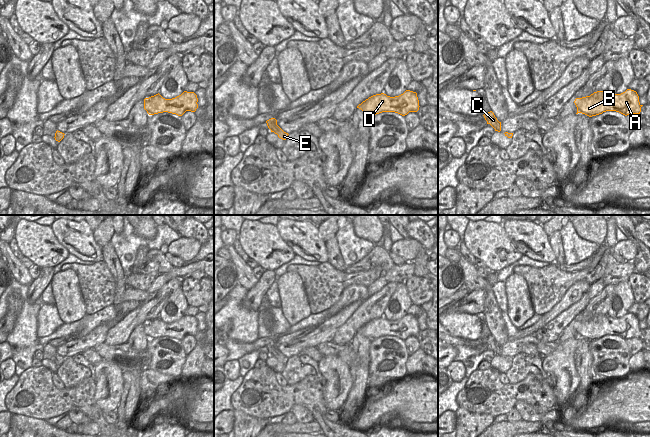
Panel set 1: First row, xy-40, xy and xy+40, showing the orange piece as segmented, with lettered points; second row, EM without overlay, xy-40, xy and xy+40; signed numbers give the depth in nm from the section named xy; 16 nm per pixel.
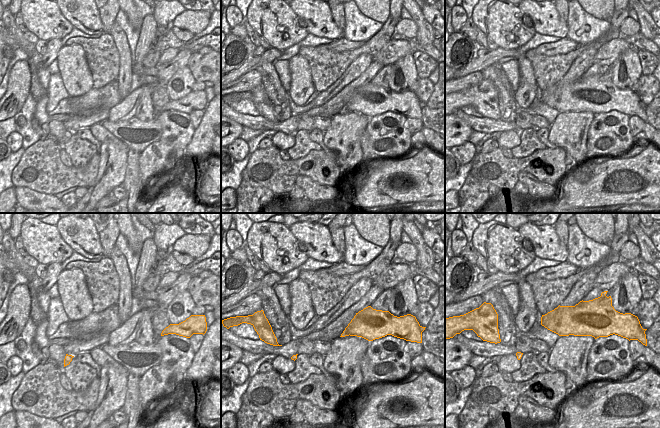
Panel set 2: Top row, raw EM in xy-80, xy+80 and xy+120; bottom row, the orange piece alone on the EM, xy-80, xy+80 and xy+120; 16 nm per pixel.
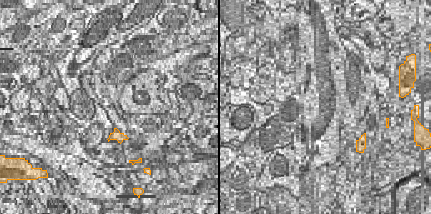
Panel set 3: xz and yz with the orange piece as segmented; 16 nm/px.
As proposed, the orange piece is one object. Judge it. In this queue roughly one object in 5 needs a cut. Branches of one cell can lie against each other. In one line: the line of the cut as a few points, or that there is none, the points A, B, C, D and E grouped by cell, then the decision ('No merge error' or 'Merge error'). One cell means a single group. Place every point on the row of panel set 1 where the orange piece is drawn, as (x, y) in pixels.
No split. Groups: A B C D E. No merge error.

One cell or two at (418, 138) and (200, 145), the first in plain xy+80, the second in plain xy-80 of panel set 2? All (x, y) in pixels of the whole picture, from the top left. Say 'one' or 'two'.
one

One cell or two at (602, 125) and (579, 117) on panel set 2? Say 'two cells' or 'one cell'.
one cell

